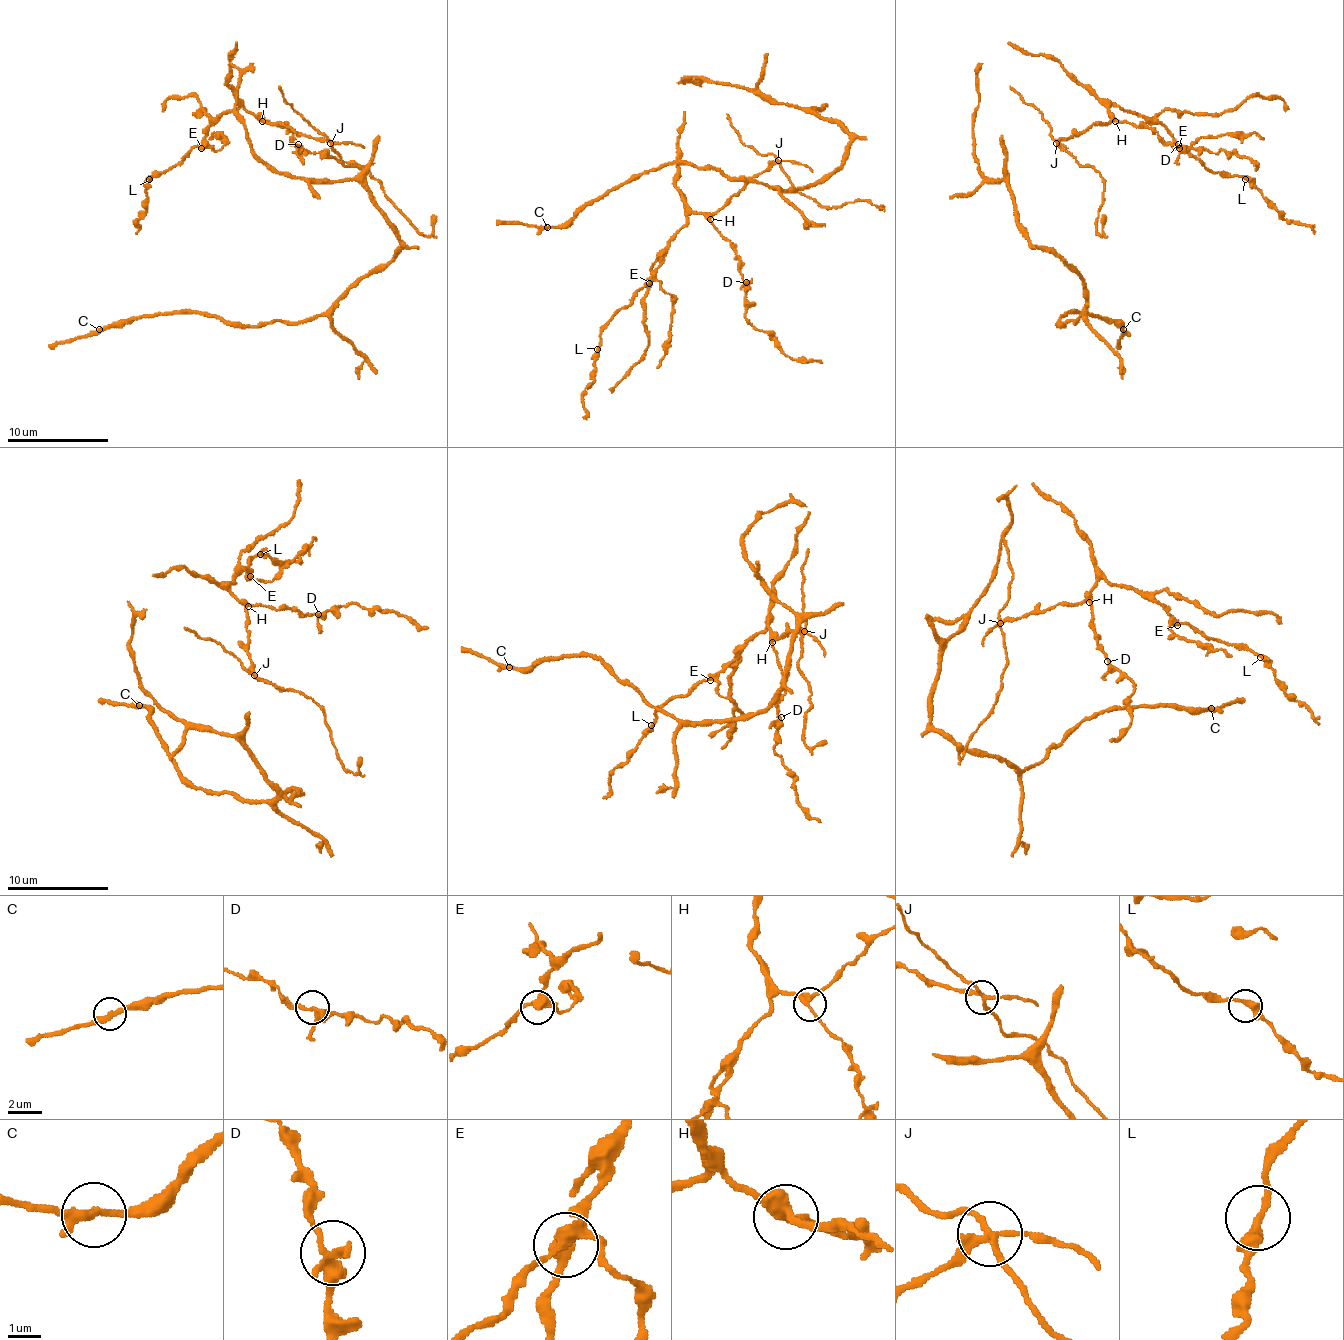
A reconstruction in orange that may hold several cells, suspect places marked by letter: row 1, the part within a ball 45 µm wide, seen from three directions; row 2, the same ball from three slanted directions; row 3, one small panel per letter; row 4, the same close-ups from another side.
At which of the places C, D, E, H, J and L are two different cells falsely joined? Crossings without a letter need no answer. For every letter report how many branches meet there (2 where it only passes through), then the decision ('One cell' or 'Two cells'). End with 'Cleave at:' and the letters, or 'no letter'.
C: Branches: 3. One cell
D: Branches: 4. One cell
E: Branches: 3. One cell
H: Branches: 3. One cell
J: Branches: 4. Two cells
L: Branches: 2. One cell
Cleave at: J

